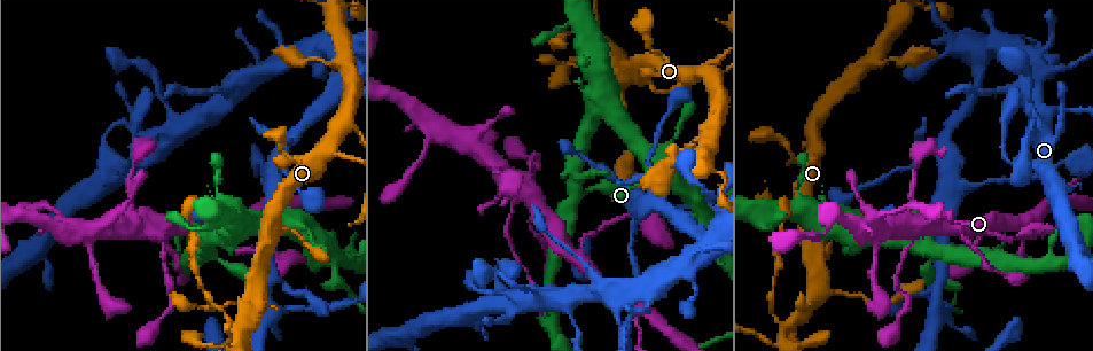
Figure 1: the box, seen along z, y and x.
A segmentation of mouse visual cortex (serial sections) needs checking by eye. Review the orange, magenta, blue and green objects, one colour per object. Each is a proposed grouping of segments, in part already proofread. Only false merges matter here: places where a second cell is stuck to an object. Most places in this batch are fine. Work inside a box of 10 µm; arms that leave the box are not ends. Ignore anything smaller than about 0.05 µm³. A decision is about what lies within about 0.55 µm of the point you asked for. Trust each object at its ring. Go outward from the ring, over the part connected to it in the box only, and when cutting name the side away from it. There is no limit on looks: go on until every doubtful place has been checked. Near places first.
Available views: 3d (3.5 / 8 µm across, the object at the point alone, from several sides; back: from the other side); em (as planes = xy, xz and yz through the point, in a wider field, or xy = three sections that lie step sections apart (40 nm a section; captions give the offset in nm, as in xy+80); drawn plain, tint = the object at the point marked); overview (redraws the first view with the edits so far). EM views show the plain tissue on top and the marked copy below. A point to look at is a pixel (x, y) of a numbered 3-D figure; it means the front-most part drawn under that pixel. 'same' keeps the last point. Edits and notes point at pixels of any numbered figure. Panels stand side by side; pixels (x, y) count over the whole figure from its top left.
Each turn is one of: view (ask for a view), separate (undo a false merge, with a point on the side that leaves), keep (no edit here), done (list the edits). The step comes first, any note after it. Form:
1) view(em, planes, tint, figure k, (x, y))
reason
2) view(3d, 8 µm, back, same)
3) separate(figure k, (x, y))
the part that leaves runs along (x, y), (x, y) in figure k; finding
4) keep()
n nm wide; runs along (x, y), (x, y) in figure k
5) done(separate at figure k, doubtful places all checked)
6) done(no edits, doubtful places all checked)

view(3d, 3.5 µm, figure 1, (335, 253))
looks like a crossing

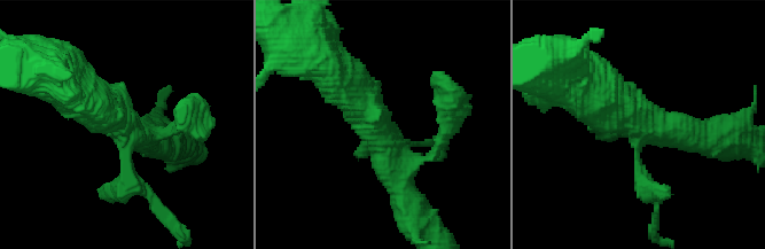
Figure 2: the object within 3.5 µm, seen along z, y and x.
view(em, xy, step 1, tint, figure 2, (378, 129))

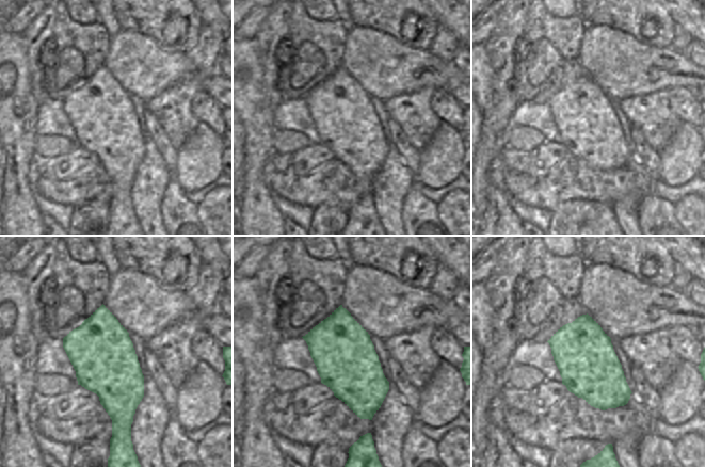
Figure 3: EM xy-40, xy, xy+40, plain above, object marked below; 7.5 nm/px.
keep()
runs along (337, 78), (400, 163), (404, 195) in figure 2; continuous, no second cell

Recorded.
view(3d, 3.5 µm, back, figure 1, (927, 227))
small branch off a trunk

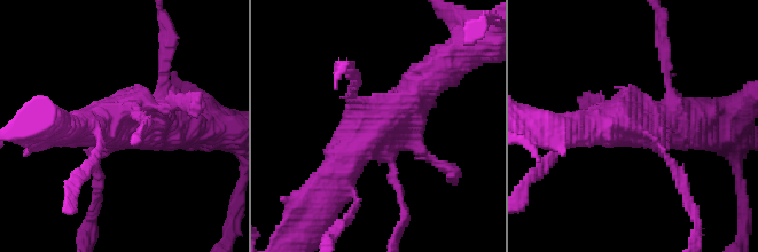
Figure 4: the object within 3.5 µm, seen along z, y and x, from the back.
view(em, xy, step 2, tint, figure 4, (129, 127))
now the EM

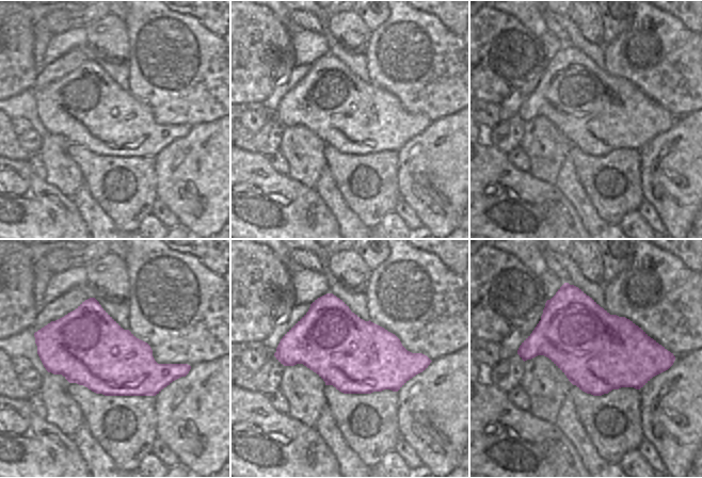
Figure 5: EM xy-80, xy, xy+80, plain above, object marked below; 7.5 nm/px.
keep()
runs along (331, 182), (350, 152), (442, 68) in figure 4; continuous, no second cell

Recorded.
view(3d, 3.5 µm, figure 1, (962, 224))
narrows sharply

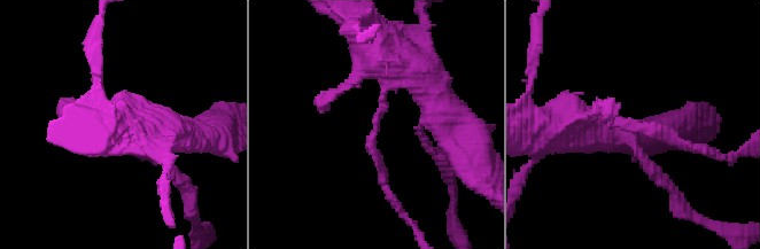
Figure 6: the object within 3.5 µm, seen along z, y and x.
view(em, xy, step 1, tint, figure 6, (377, 131))
arms of 150, 300 nm; now the EM

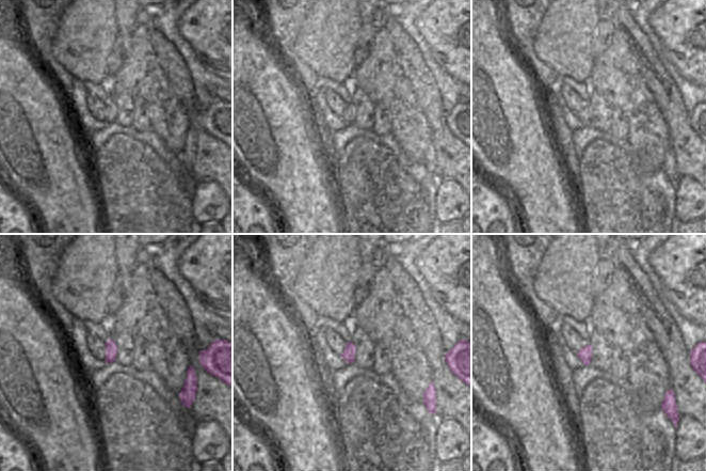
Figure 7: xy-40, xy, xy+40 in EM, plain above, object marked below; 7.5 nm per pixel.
keep()
runs along (408, 65), (387, 75), (373, 133), (390, 195) in figure 6; one cell here

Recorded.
done(no edits, doubtful places all checked)

